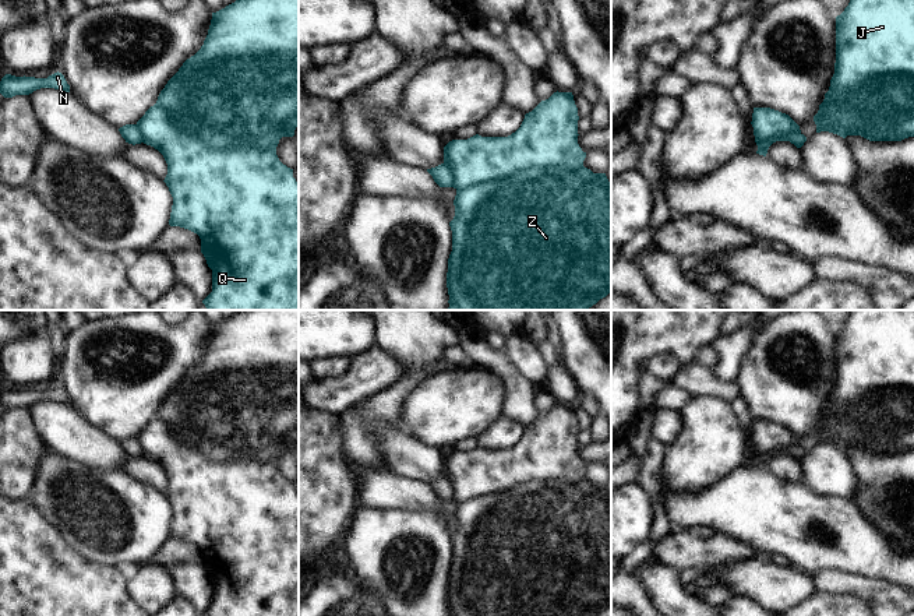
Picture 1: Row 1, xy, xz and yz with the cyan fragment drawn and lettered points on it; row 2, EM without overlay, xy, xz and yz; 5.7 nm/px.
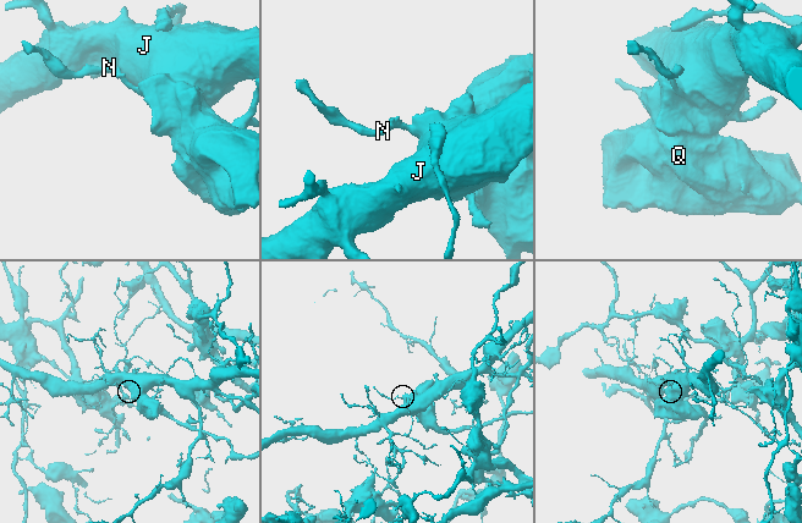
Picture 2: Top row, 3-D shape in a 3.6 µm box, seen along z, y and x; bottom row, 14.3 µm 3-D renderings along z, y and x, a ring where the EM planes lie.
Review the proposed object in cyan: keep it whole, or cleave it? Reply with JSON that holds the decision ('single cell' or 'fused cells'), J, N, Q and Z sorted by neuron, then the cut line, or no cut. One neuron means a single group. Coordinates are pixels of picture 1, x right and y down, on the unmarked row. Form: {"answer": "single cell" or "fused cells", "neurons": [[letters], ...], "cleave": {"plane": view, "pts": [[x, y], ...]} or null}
{"answer": "fused cells", "neurons": [["J", "N", "Z"], ["Q"]], "cleave": {"plane": "xz", "pts": [[444, 475], [456, 502], [491, 495], [528, 481], [582, 477]]}}

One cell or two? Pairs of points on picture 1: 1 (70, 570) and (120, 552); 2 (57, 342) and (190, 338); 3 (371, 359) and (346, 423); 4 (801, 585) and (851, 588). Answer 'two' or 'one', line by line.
1: two
2: two
3: two
4: two

